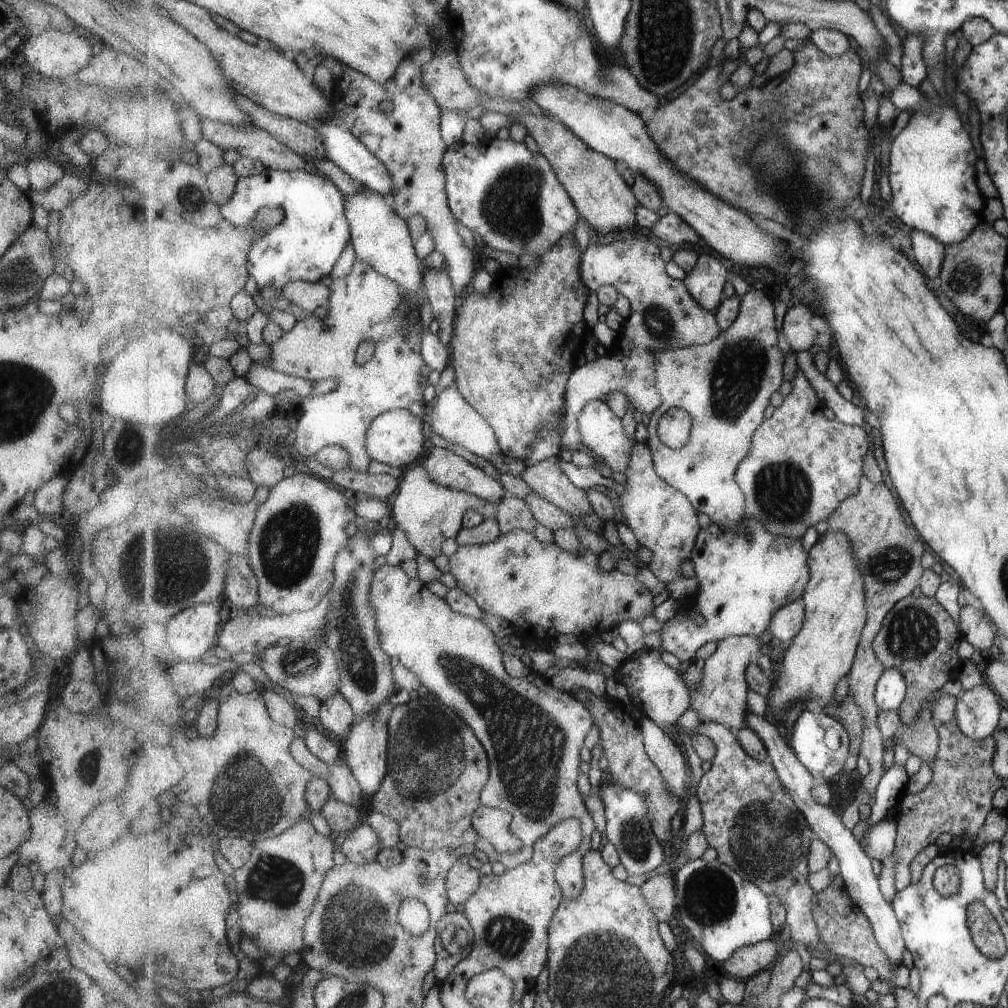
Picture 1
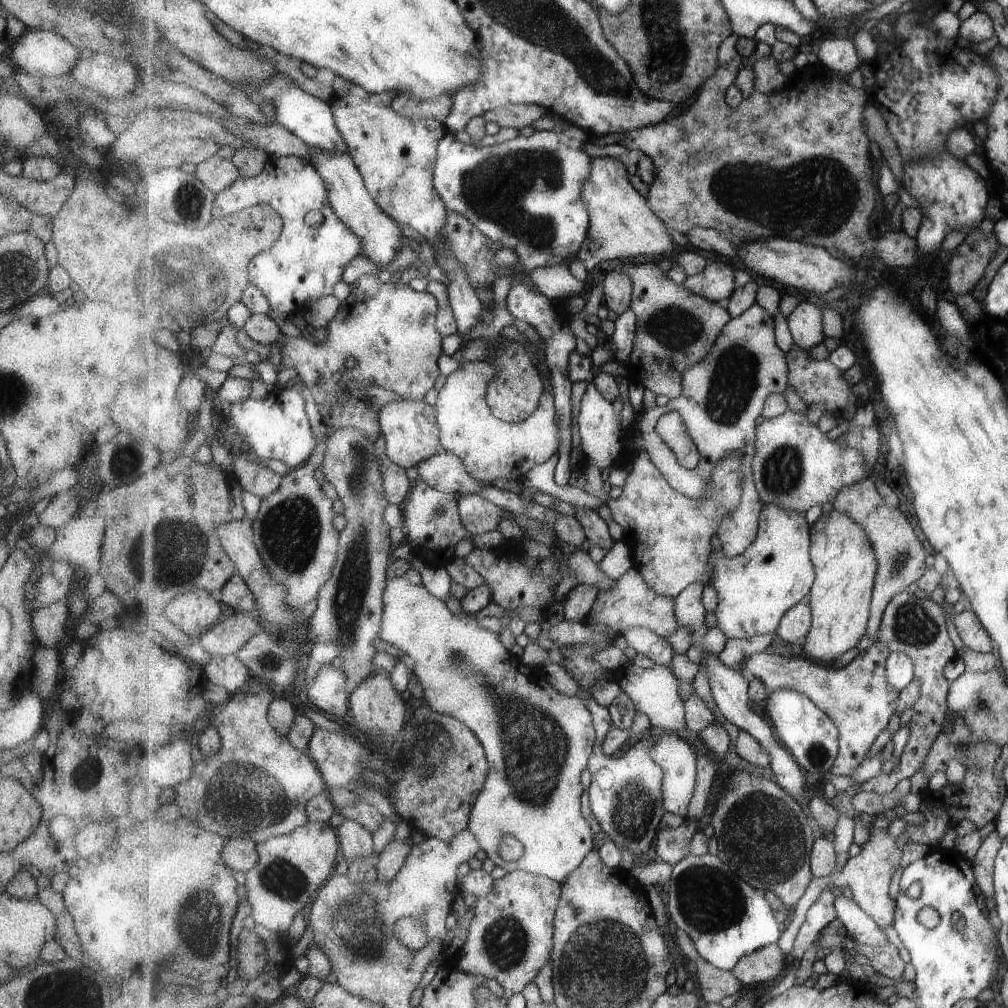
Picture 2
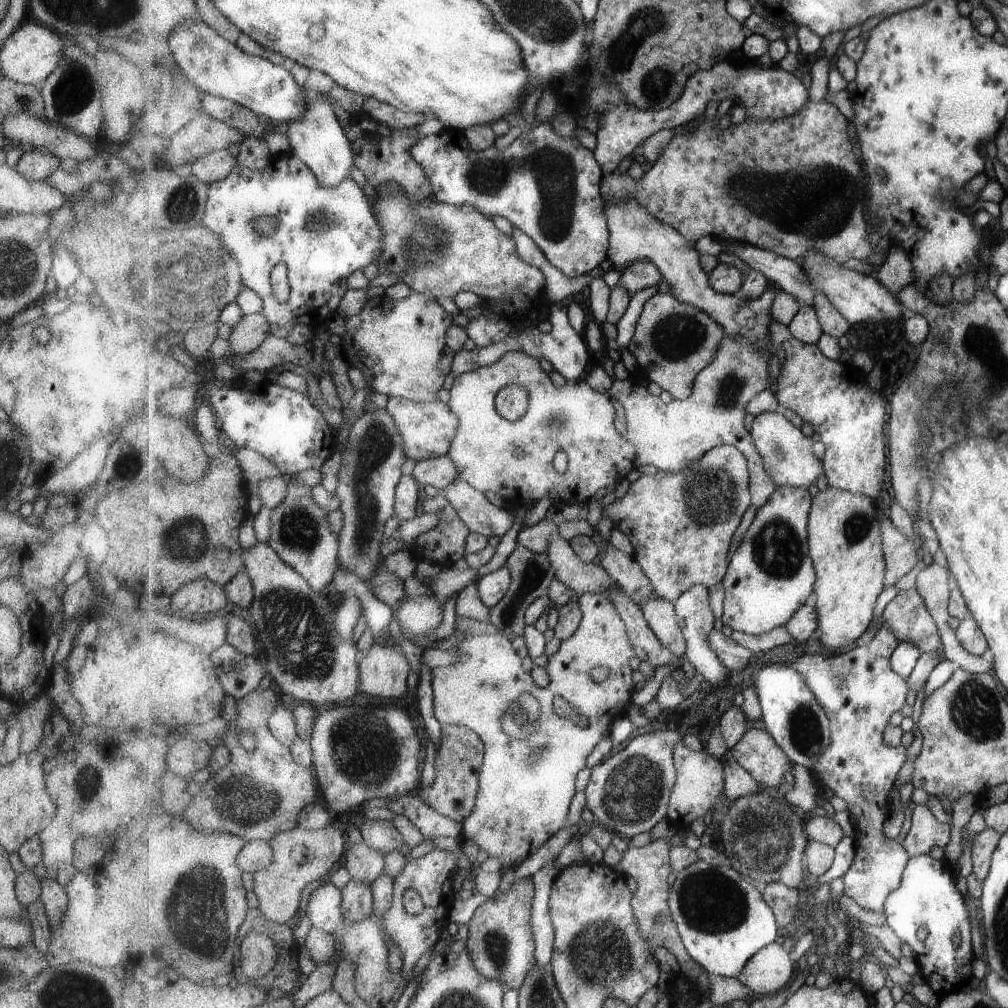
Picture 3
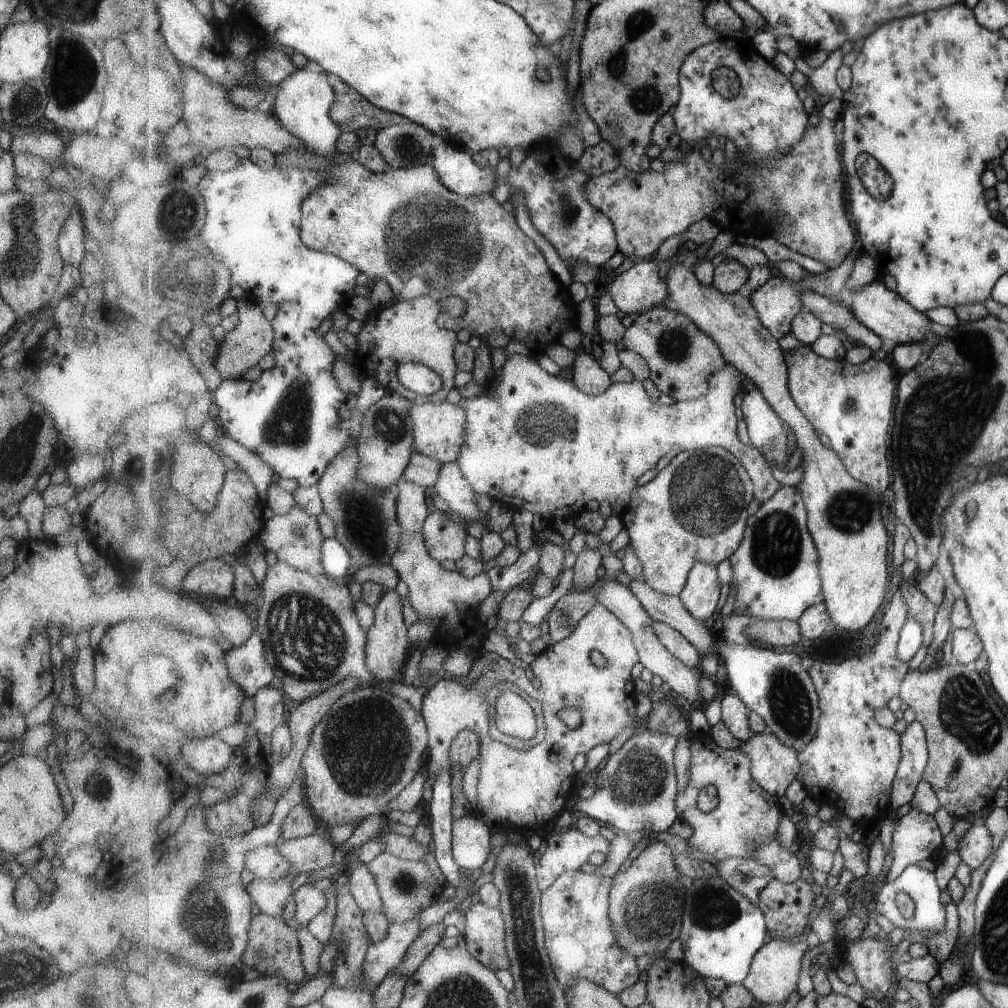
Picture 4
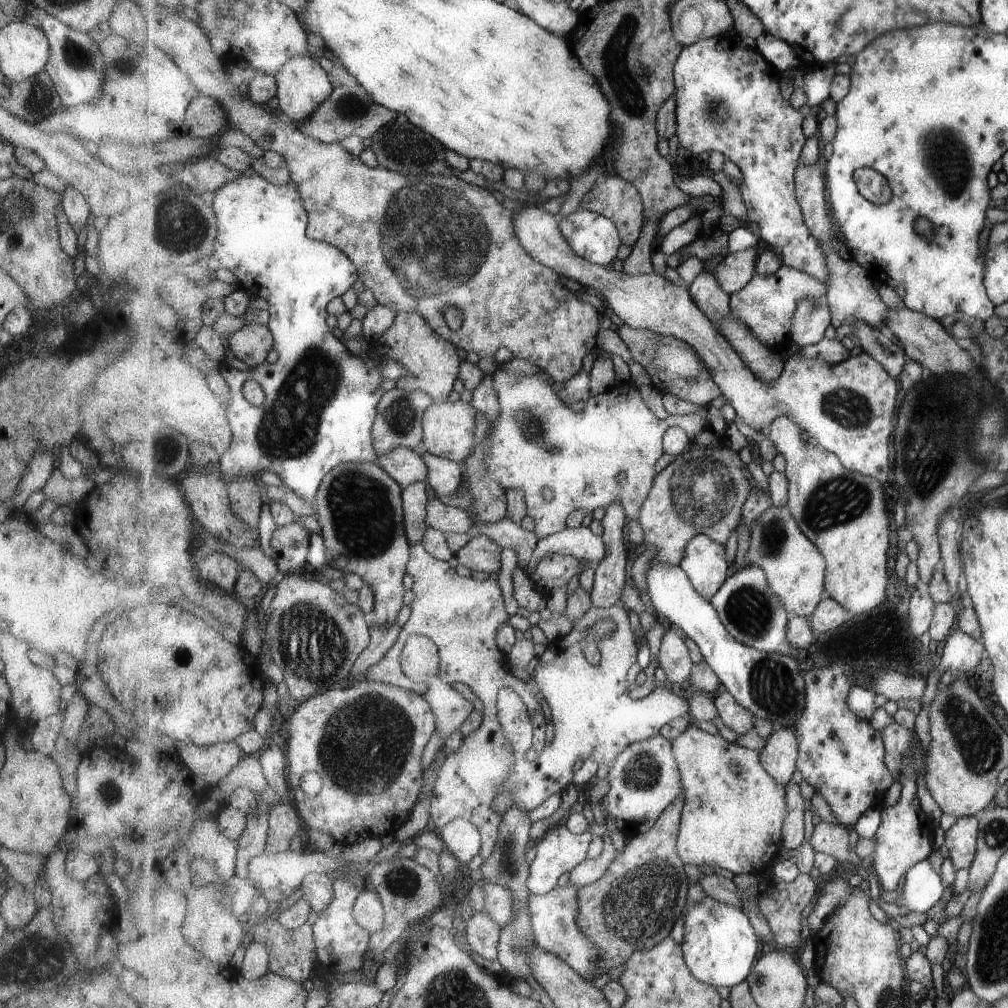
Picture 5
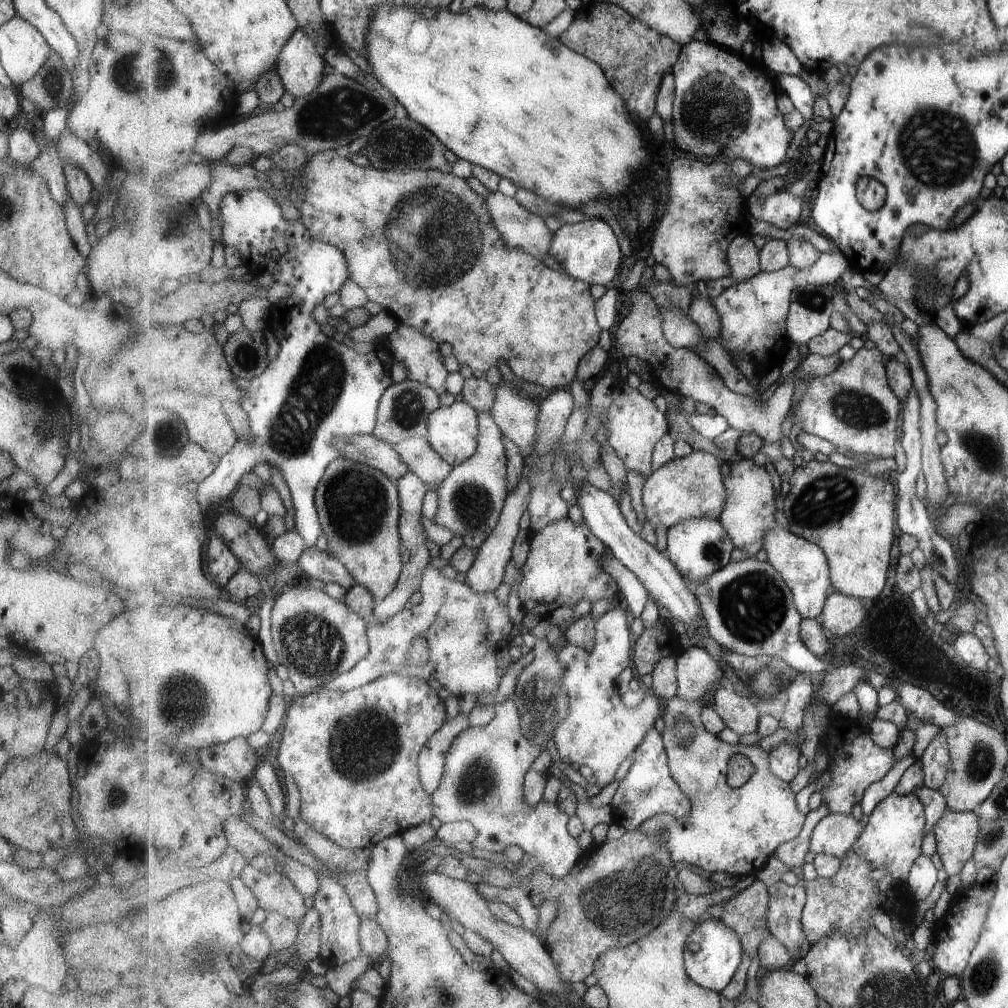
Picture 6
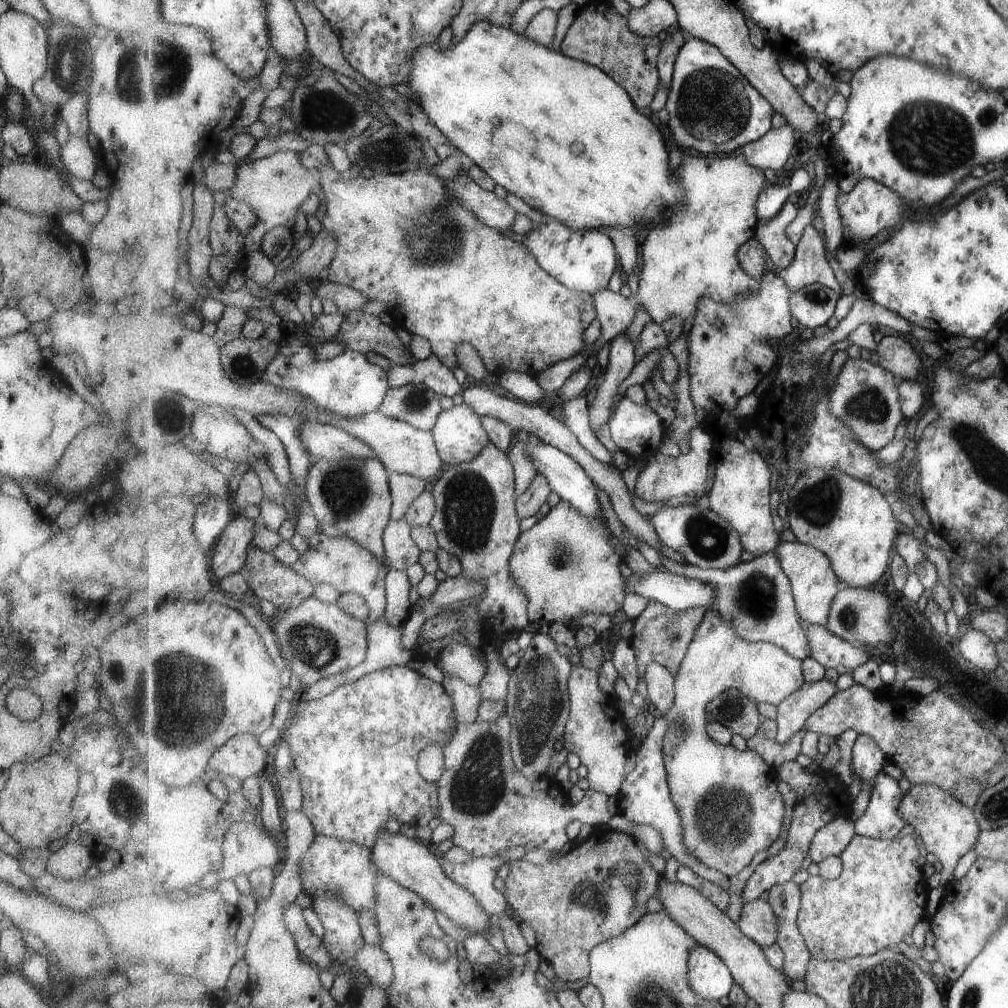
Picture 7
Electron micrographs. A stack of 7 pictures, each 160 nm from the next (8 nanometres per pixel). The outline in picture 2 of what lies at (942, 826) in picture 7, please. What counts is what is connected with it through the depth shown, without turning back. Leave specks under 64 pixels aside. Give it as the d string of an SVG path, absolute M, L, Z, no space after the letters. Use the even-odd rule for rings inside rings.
M995 829L984 838L981 848L977 851L972 861L979 888L989 898L994 898L995 896L994 866L1002 843L1001 836Z

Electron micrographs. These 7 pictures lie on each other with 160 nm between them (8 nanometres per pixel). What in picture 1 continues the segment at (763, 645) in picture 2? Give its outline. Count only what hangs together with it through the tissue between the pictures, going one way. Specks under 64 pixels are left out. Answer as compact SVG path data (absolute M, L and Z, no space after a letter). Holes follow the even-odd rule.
M734 635L718 642L716 651L705 661L701 682L691 690L691 710L697 712L698 721L703 724L719 722L734 732L747 727L747 694L750 690L747 668L759 656L761 648L757 636Z

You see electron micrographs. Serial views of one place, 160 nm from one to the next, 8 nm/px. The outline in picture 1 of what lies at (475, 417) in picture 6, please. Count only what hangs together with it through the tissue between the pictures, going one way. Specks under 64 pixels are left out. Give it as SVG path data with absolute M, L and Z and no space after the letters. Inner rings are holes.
M391 410L375 418L367 430L367 450L372 460L398 469L413 466L425 452L427 421L419 420L411 410Z

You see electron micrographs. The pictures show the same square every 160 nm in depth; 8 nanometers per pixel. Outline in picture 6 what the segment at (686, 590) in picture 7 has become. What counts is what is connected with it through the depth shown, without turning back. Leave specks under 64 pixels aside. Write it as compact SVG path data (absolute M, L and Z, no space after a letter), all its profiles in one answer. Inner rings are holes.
M611 553L604 558L604 567L617 581L621 601L631 615L639 618L650 595L645 583Z

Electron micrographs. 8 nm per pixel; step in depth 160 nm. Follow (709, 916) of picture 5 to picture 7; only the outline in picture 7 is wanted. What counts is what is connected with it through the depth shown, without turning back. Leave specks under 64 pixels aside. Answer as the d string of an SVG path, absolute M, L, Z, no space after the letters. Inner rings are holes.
M703 945L692 950L688 967L688 981L695 994L710 1001L728 997L737 983L728 964L716 952Z

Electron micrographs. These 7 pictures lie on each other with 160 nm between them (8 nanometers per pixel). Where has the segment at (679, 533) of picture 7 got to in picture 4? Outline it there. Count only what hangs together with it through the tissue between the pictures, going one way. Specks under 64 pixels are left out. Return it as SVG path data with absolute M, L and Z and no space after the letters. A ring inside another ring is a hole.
M699 561L691 569L680 597L689 612L705 622L717 612L721 586L718 567L710 562Z

